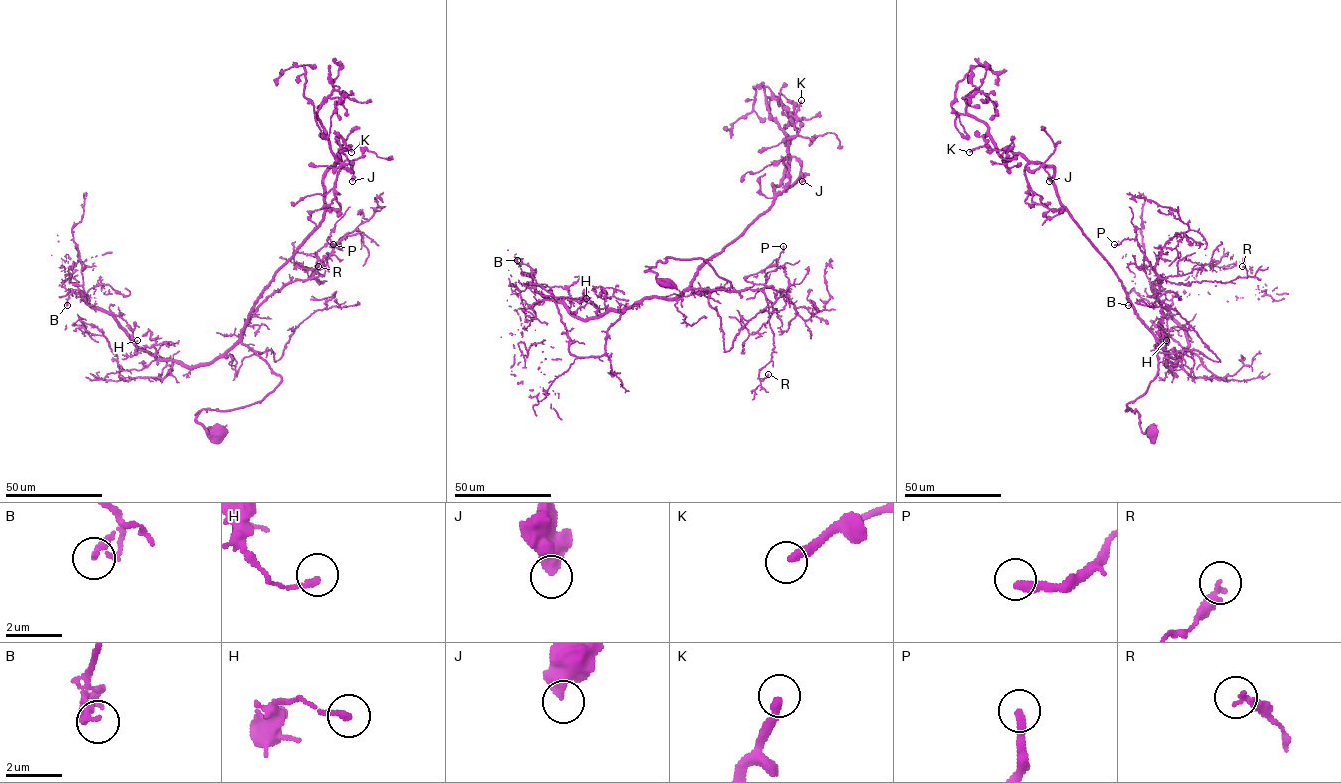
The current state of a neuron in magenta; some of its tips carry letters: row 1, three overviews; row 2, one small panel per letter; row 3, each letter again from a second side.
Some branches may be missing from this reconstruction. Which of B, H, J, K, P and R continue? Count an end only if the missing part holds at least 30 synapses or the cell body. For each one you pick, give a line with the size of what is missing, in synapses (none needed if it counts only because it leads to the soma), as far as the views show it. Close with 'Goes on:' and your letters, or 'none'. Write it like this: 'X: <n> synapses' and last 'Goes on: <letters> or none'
K: 120 synapses
Goes on: K

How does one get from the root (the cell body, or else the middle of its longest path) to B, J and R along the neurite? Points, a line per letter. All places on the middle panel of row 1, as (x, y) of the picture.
B: (666, 282), (646, 270), (667, 258), (702, 259), (731, 286), (642, 298), (582, 319), (544, 295), (517, 260)
J: (666, 282), (646, 270), (702, 259), (730, 287), (691, 282), (784, 189), (787, 157), (802, 181)
R: (666, 282), (646, 270), (702, 259), (731, 286), (692, 293), (761, 290), (774, 348), (758, 377), (768, 374)

